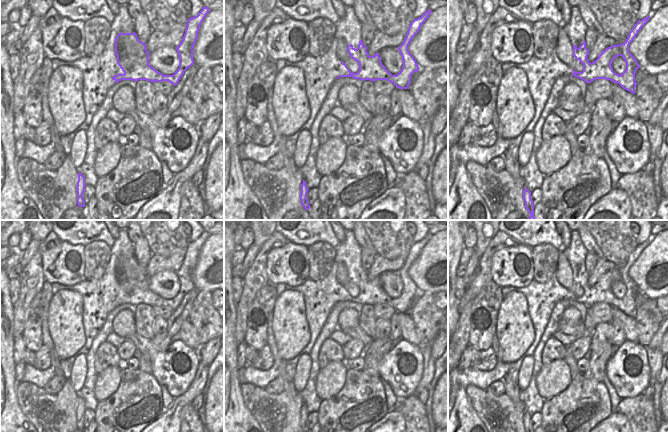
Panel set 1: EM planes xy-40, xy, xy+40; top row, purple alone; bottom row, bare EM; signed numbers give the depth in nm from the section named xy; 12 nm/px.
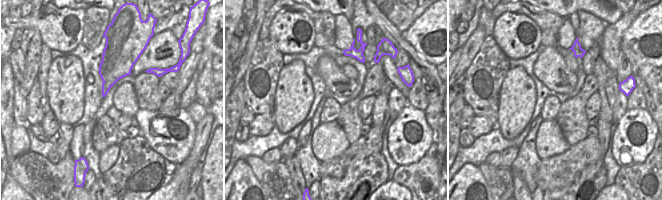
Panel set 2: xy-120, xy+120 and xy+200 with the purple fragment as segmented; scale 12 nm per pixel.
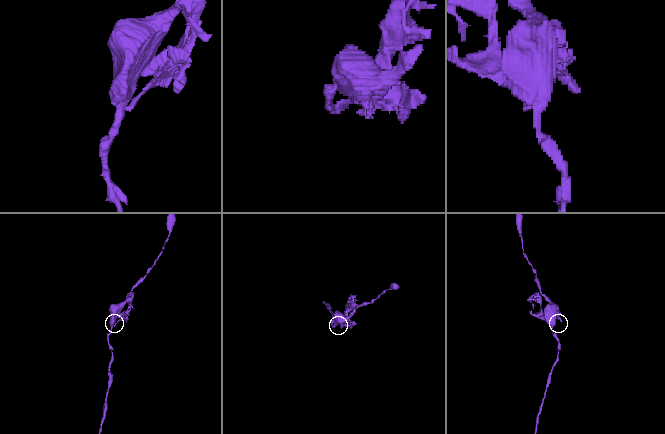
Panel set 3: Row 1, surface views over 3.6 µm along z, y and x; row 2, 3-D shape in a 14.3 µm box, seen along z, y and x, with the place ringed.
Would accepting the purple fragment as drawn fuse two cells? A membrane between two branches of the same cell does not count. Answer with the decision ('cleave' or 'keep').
cleave

